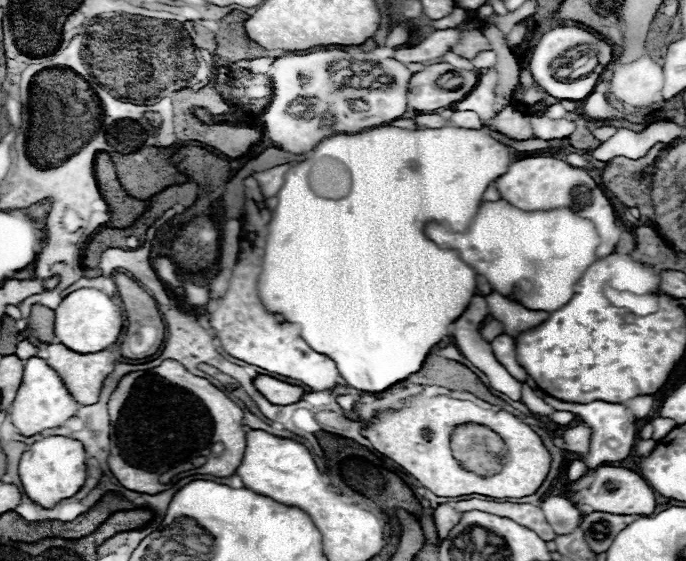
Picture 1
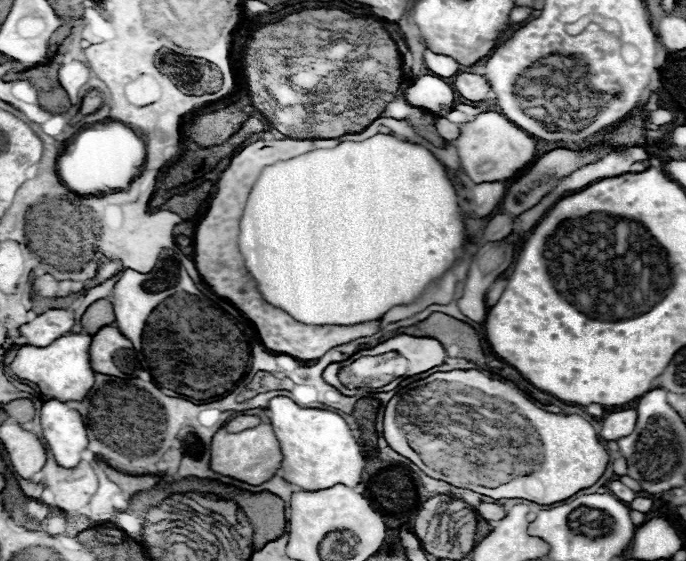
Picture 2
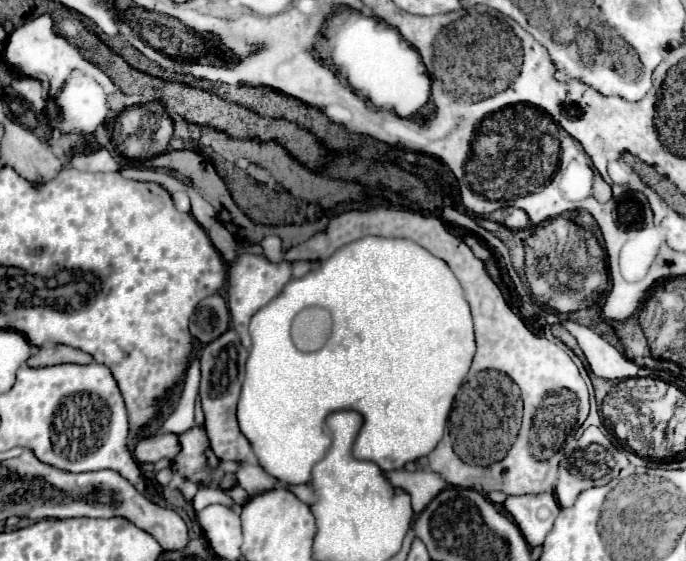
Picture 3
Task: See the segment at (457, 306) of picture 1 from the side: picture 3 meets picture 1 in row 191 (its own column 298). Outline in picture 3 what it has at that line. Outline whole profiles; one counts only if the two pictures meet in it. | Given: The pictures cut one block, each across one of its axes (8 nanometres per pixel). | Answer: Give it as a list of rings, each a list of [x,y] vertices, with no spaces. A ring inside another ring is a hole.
[[[366,236],[360,238],[358,242],[352,242],[340,250],[334,252],[334,256],[330,256],[326,262],[322,262],[318,268],[314,268],[312,272],[308,272],[304,278],[292,278],[282,294],[278,298],[274,298],[270,304],[266,304],[262,310],[258,310],[258,314],[254,314],[252,322],[250,322],[250,336],[252,336],[252,348],[250,348],[250,358],[246,362],[246,380],[242,386],[242,396],[238,402],[238,424],[242,434],[248,438],[248,442],[252,444],[252,450],[258,458],[258,464],[276,480],[280,480],[286,486],[296,486],[296,484],[308,484],[312,478],[312,468],[316,462],[320,462],[328,450],[328,434],[324,432],[324,422],[330,414],[340,412],[340,410],[354,410],[358,414],[362,414],[364,424],[360,428],[360,434],[354,440],[352,452],[356,458],[360,460],[370,460],[374,462],[382,472],[392,472],[392,470],[402,470],[406,462],[414,462],[418,458],[428,456],[436,444],[442,438],[442,430],[446,428],[446,420],[454,402],[454,396],[458,392],[458,388],[464,382],[464,376],[468,374],[472,356],[474,356],[474,332],[472,332],[472,318],[470,318],[470,308],[468,302],[464,298],[462,286],[460,282],[454,278],[452,270],[446,266],[446,262],[442,262],[440,258],[432,256],[428,250],[424,250],[422,246],[404,240],[404,238],[378,238],[378,236]],[[304,308],[324,308],[330,314],[330,334],[328,338],[322,342],[318,342],[318,346],[314,350],[302,352],[294,346],[292,342],[292,320],[294,320],[294,310],[302,312]]]

